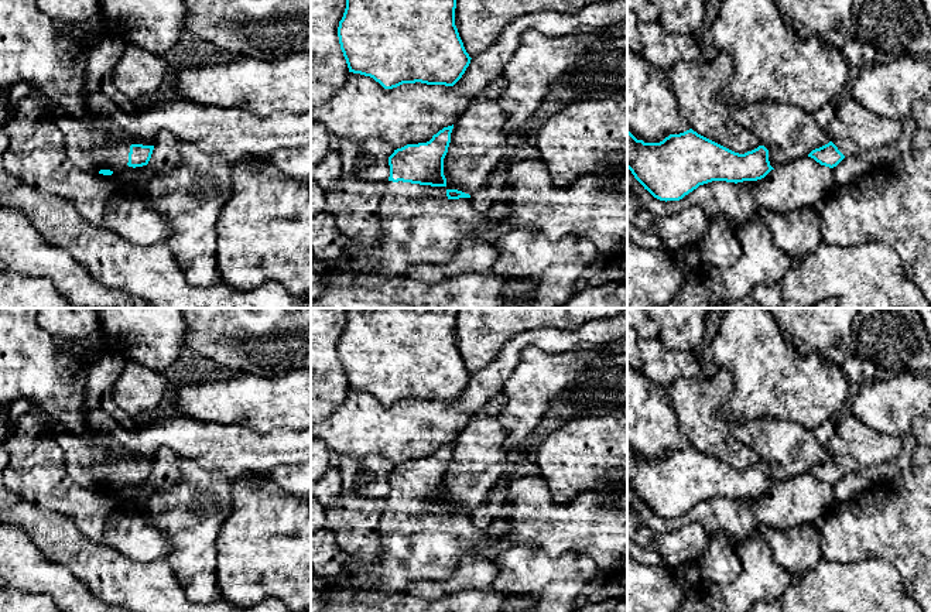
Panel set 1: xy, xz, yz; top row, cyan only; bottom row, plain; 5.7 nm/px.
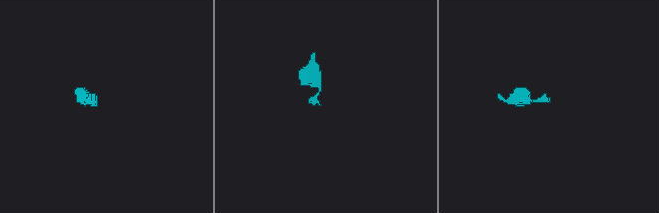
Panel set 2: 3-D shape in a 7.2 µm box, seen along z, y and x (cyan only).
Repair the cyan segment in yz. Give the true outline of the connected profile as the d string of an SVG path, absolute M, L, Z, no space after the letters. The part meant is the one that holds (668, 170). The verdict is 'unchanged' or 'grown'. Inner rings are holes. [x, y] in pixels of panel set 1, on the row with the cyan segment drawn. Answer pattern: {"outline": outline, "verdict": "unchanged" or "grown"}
{"outline": "M692 129L660 143L644 143L627 130L627 168L644 189L665 202L680 201L712 181L757 181L774 170L764 146L739 154Z", "verdict": "unchanged"}

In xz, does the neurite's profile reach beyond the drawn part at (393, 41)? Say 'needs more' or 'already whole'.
already whole

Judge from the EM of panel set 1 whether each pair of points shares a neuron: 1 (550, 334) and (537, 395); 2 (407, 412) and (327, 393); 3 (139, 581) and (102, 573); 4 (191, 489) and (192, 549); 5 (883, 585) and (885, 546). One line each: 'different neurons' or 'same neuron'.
1: different neurons
2: different neurons
3: same neuron
4: same neuron
5: different neurons

